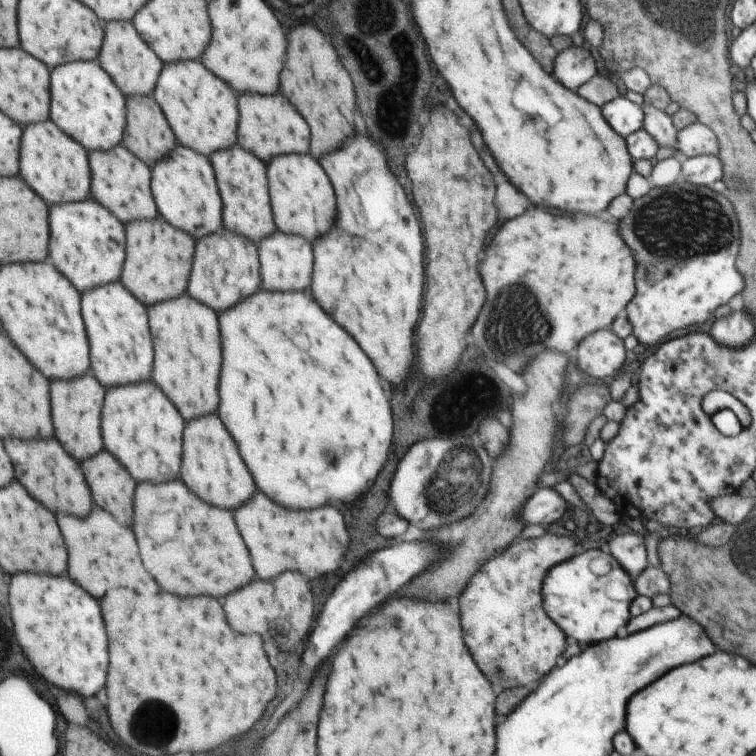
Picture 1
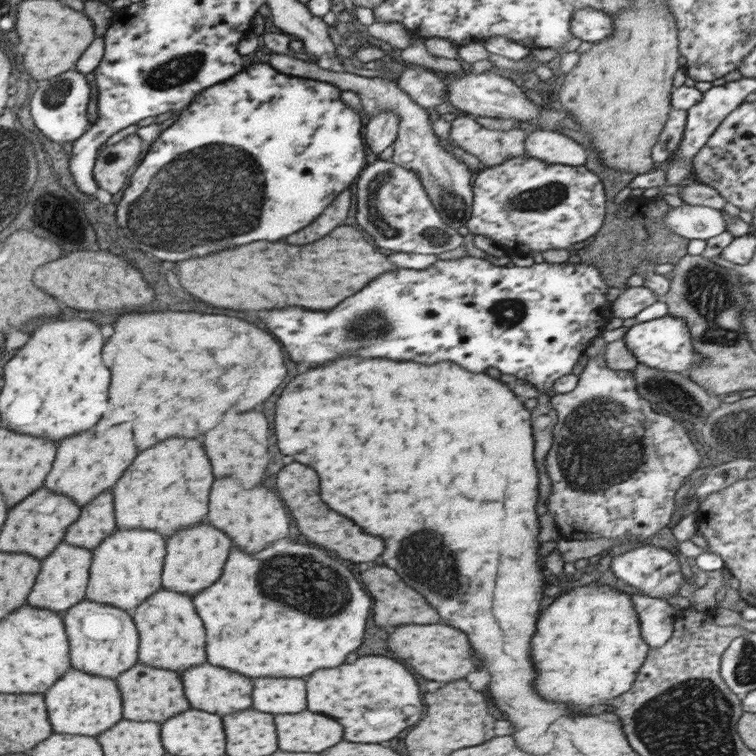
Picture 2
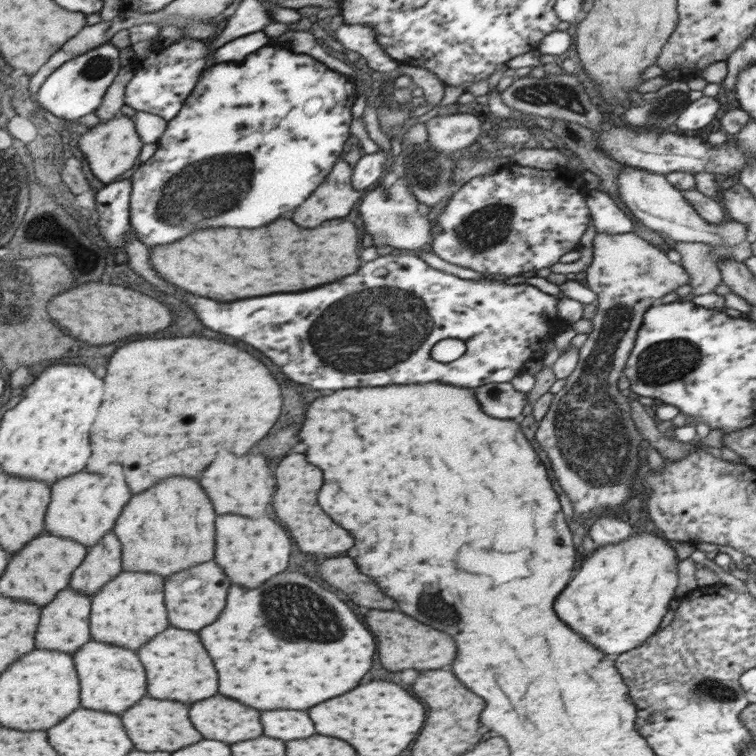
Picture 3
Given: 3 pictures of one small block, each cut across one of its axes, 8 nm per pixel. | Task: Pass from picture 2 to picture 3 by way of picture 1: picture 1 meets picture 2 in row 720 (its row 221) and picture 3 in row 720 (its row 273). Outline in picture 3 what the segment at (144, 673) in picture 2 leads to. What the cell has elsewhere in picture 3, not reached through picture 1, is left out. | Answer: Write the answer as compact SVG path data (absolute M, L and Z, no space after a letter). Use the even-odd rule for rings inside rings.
M142 697L142 700L130 706L130 710L126 714L122 714L121 718L124 718L122 722L124 722L126 734L133 742L133 748L141 751L173 753L178 749L193 745L203 738L202 733L193 725L193 721L190 722L186 704L182 704L180 701Z

